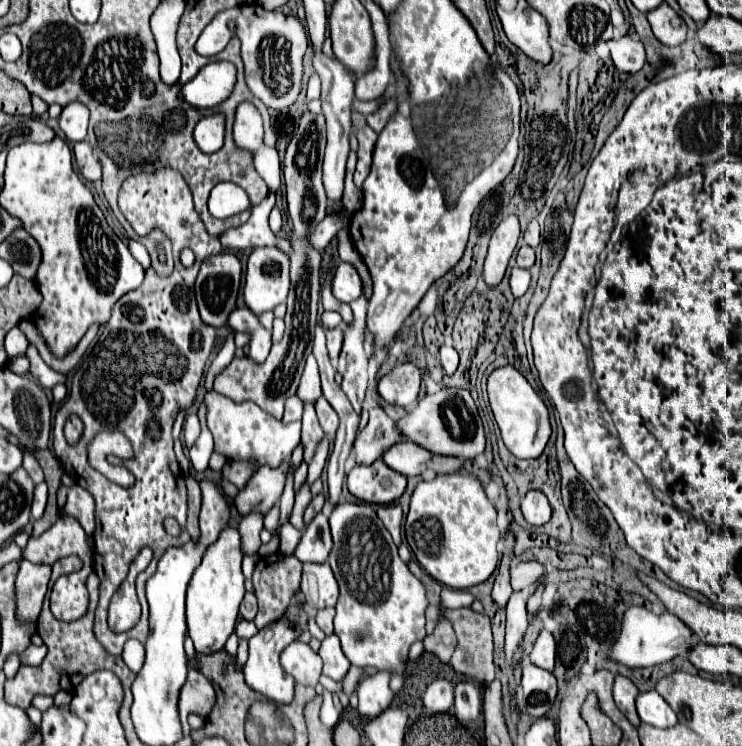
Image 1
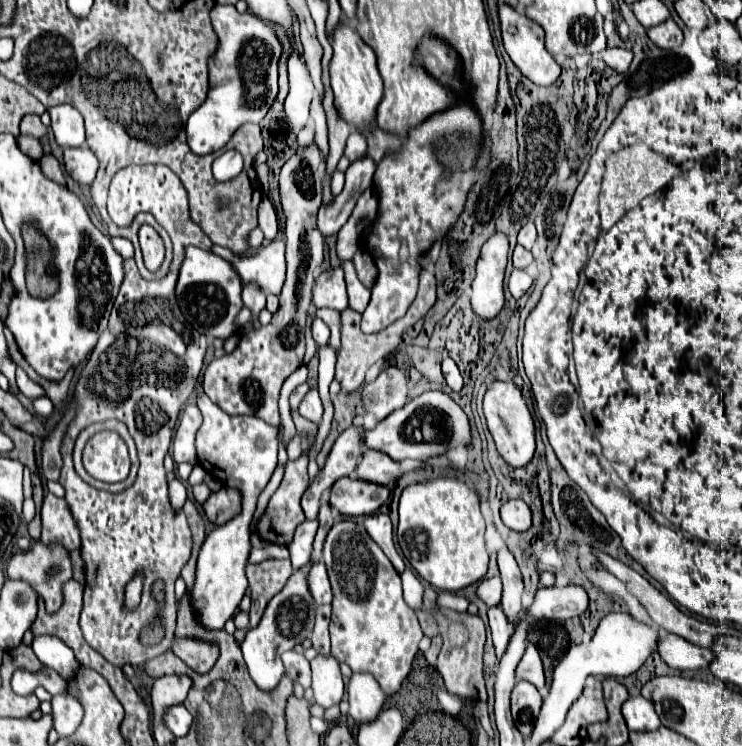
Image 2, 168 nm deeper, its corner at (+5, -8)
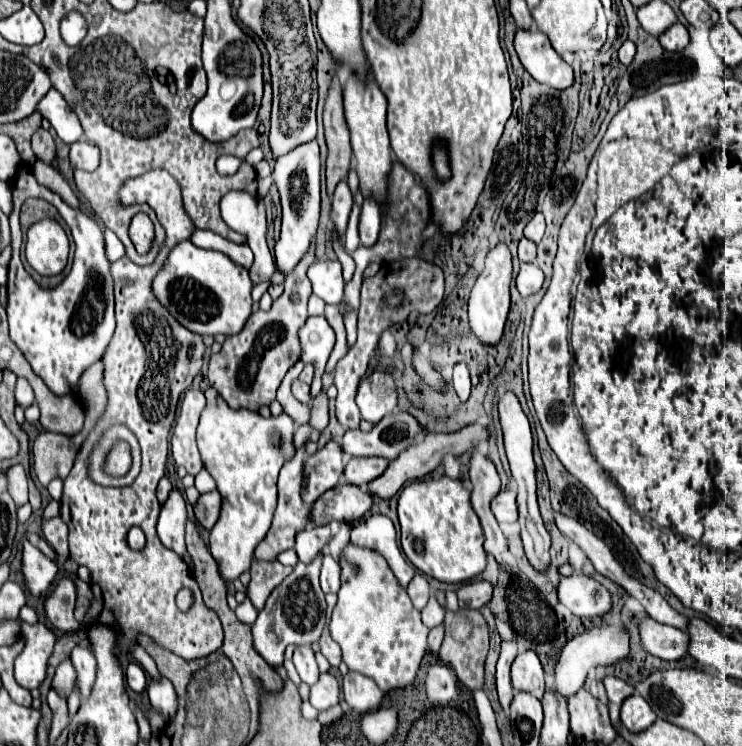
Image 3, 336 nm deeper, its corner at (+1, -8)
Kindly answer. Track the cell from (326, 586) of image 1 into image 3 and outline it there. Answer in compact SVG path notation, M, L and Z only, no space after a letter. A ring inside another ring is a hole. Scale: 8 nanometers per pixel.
M324 554L324 558L322 558L320 584L322 584L322 590L326 594L328 592L338 592L338 588L340 588L340 566L330 554Z

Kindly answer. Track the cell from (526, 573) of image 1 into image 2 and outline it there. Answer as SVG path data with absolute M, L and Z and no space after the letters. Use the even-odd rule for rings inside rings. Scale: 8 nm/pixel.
M500 576L490 578L490 580L482 580L478 586L478 596L488 604L488 606L496 606L502 600L502 580Z

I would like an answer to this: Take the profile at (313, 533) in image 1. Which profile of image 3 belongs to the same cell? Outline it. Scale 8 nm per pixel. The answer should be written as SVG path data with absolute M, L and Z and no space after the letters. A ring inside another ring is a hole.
M312 526L312 528L302 530L298 534L298 540L296 540L296 546L294 546L300 562L310 564L310 560L320 556L324 552L324 548L328 546L330 538L332 538L330 526Z

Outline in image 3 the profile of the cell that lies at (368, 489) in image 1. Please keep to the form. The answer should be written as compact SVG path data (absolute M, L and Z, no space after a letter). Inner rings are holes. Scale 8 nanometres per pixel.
M338 484L312 504L310 522L316 526L330 524L332 520L352 524L352 520L362 518L370 510L370 506L370 492L364 492L362 488L352 484Z

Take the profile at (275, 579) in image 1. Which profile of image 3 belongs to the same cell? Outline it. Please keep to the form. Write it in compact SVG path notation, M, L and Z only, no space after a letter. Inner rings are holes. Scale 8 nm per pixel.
M258 560L252 562L252 568L250 568L252 580L248 584L248 596L250 596L252 604L256 606L256 610L262 610L264 608L266 598L270 596L270 592L290 572L292 572L292 568L280 564L278 560L274 560L274 562L262 562L262 564L258 564Z

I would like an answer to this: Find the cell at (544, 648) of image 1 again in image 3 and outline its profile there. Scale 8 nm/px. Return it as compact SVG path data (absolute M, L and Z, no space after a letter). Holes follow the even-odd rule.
M526 650L516 656L512 664L512 688L516 692L528 692L536 698L544 694L544 670L534 650Z

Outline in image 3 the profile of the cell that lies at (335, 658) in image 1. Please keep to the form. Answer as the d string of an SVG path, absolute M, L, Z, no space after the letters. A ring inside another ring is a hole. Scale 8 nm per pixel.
M322 674L320 680L310 686L310 704L316 710L326 710L330 706L336 706L340 702L340 686L332 674Z

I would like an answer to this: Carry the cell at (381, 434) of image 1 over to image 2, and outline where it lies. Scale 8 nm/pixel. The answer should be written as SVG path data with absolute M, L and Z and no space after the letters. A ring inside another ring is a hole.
M354 426L344 430L330 452L326 466L320 470L316 480L302 496L302 510L308 520L314 520L318 516L320 496L326 488L330 488L338 478L356 476L356 466L362 460L362 454L364 454L364 432Z

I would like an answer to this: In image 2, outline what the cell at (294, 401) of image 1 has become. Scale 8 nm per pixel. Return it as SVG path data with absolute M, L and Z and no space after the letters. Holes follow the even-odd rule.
M304 382L304 384L300 384L292 394L290 394L290 410L298 410L298 406L300 406L300 402L302 402L302 398L306 396L306 392L310 390L310 386Z

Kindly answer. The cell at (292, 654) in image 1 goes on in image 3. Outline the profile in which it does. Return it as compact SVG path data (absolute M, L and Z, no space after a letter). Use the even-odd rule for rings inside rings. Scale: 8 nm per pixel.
M296 646L294 666L296 666L302 682L306 682L308 686L318 682L320 670L318 670L318 664L316 664L316 658L314 658L314 652L312 652L310 646Z

